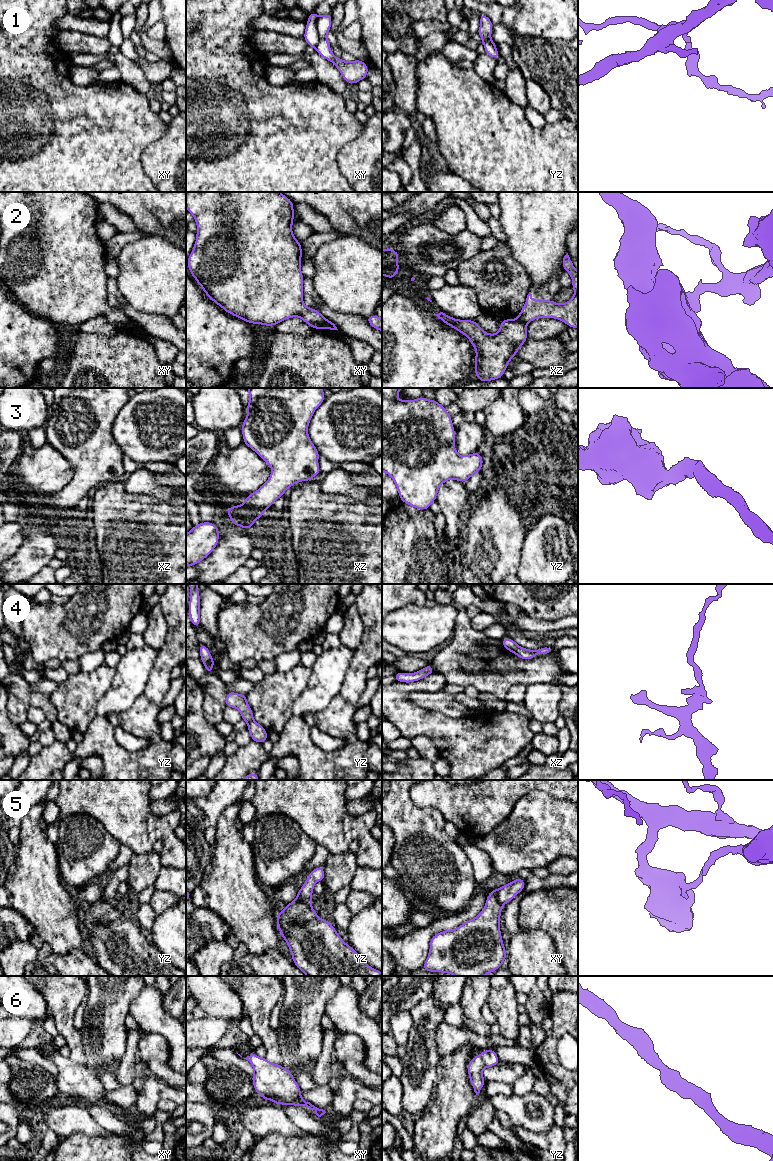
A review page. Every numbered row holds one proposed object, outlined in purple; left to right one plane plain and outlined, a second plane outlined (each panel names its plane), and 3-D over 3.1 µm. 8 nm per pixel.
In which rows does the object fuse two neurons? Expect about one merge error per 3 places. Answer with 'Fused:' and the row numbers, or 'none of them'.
Fused: 1, 2, 4, 5

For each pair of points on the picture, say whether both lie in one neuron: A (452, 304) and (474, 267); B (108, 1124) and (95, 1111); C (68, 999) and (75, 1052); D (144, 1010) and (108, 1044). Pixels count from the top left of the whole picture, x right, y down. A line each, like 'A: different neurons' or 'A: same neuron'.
A: different neurons
B: same neuron
C: same neuron
D: different neurons

